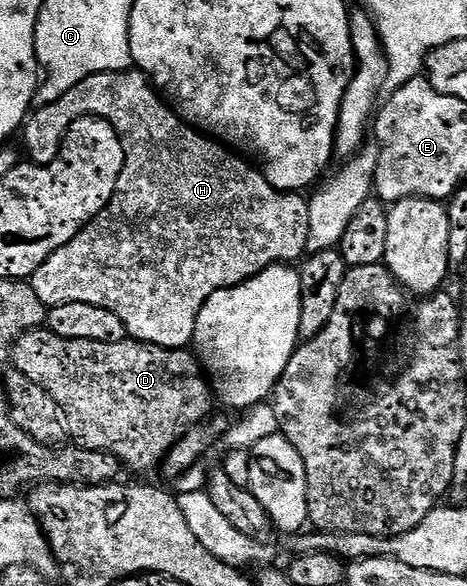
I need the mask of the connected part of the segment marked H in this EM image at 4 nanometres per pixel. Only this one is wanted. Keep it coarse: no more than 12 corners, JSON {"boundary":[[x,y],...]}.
{"boundary":[[138,69],[36,106],[26,158],[102,115],[105,209],[31,276],[48,309],[183,349],[213,293],[304,258],[308,200]]}

